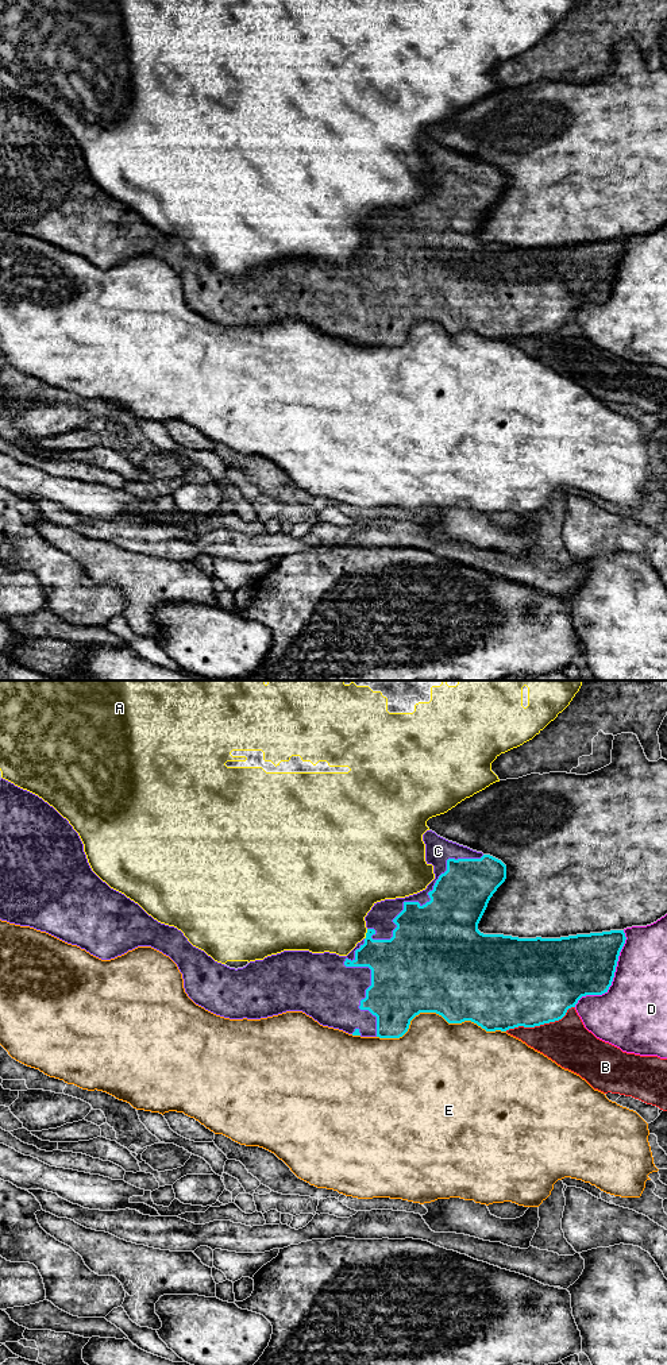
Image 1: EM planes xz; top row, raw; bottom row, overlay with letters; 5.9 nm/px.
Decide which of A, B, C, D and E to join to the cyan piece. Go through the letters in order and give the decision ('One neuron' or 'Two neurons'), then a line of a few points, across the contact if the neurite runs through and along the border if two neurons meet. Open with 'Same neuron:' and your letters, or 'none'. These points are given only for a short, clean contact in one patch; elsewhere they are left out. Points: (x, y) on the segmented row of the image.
Same neuron: C
A: Two neurons
B: Two neurons
C: One neuron
D: Two neurons
E: Two neurons

